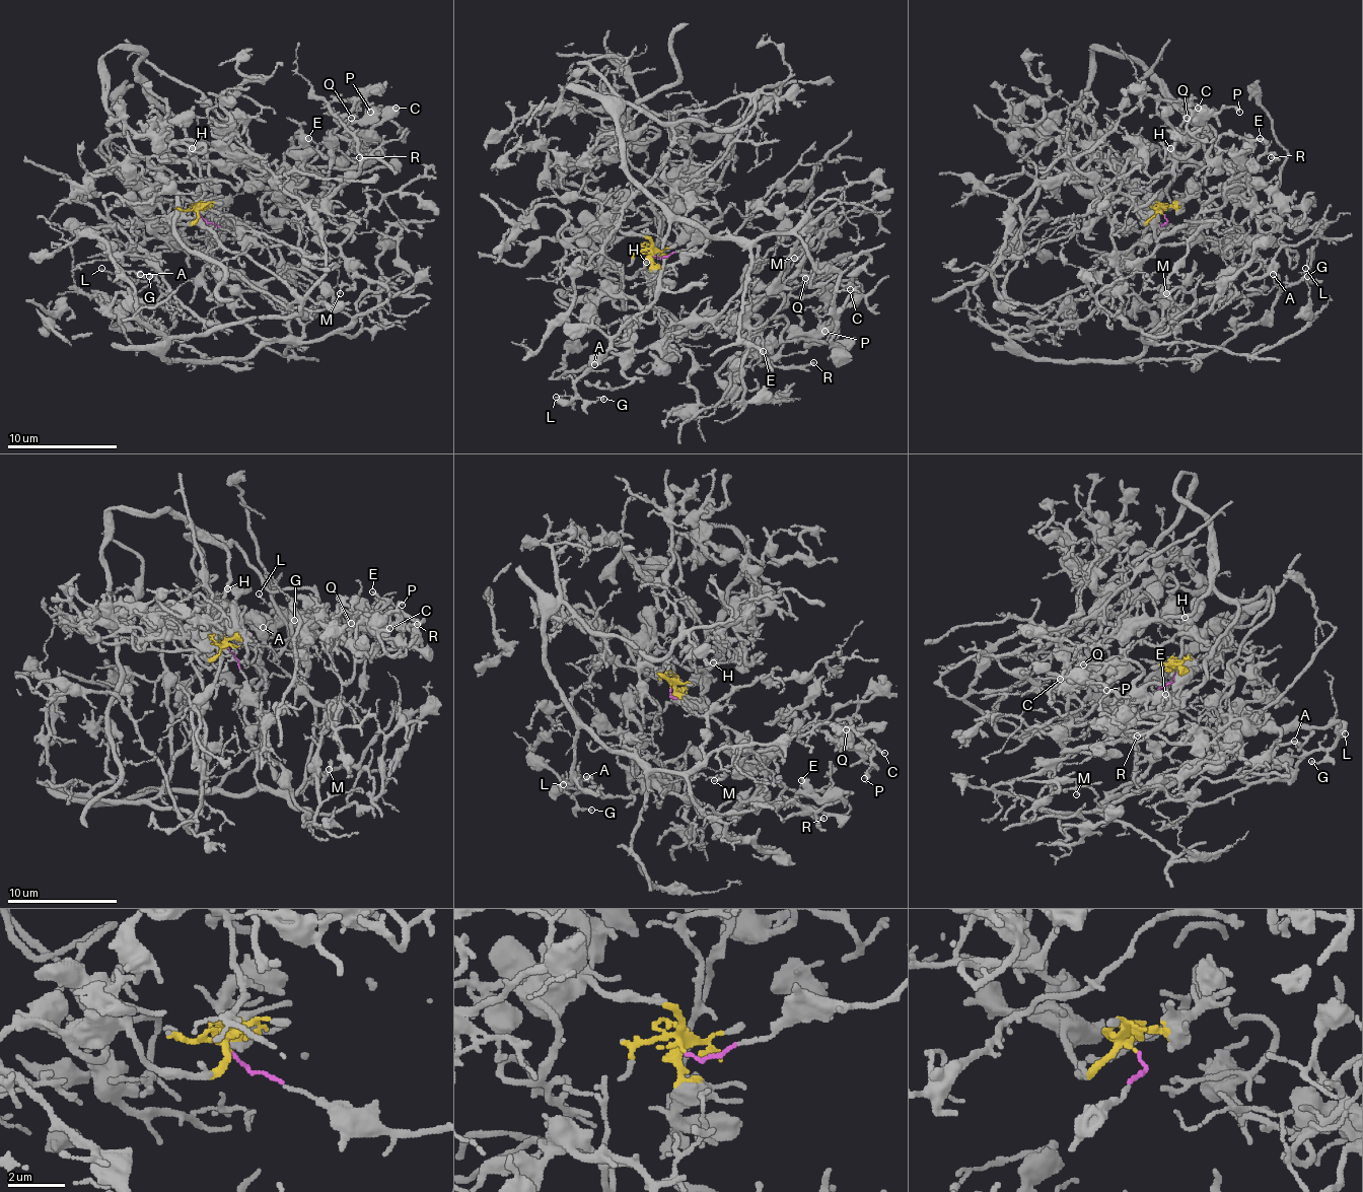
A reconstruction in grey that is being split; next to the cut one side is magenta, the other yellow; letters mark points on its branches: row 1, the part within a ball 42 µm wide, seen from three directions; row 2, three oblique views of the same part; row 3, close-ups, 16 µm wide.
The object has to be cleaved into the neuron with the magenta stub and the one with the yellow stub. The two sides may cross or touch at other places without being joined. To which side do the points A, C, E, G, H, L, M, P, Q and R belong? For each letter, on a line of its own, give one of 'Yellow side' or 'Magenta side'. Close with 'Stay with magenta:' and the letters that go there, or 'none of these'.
A: Magenta side
C: Yellow side
E: Yellow side
G: Magenta side
H: Yellow side
L: Magenta side
M: Magenta side
P: Yellow side
Q: Yellow side
R: Yellow side
Stay with magenta: A, G, L, M

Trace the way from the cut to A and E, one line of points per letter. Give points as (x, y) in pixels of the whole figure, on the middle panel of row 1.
A: (654, 257), (729, 237), (757, 210), (806, 218), (754, 240), (670, 223), (657, 295), (593, 364)
E: (651, 254), (604, 231), (585, 265), (607, 281), (563, 295), (762, 351)

